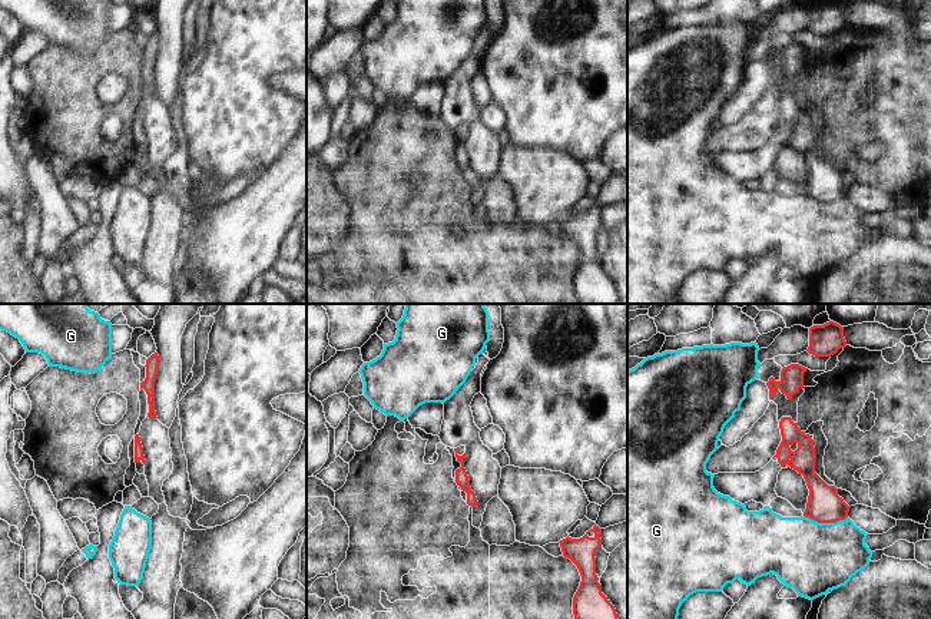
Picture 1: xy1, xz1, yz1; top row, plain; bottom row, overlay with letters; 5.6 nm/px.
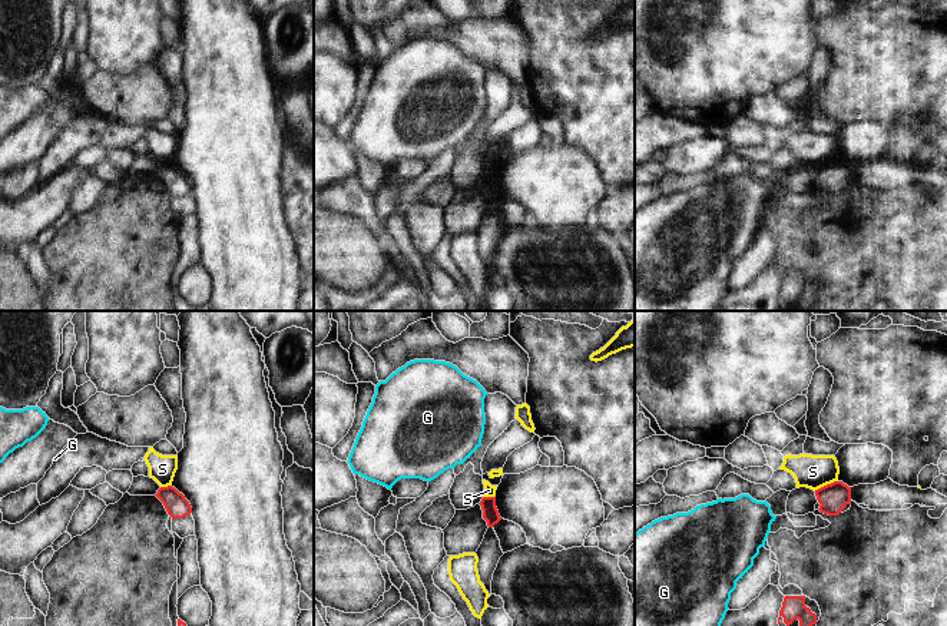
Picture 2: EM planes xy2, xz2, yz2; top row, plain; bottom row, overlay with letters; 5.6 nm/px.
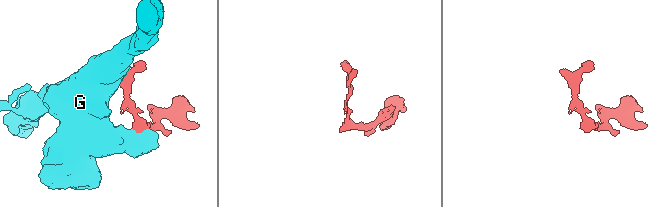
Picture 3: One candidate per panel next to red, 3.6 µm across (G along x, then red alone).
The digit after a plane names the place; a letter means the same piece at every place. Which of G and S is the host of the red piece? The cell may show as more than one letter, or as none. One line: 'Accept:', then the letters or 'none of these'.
Accept: none of these

